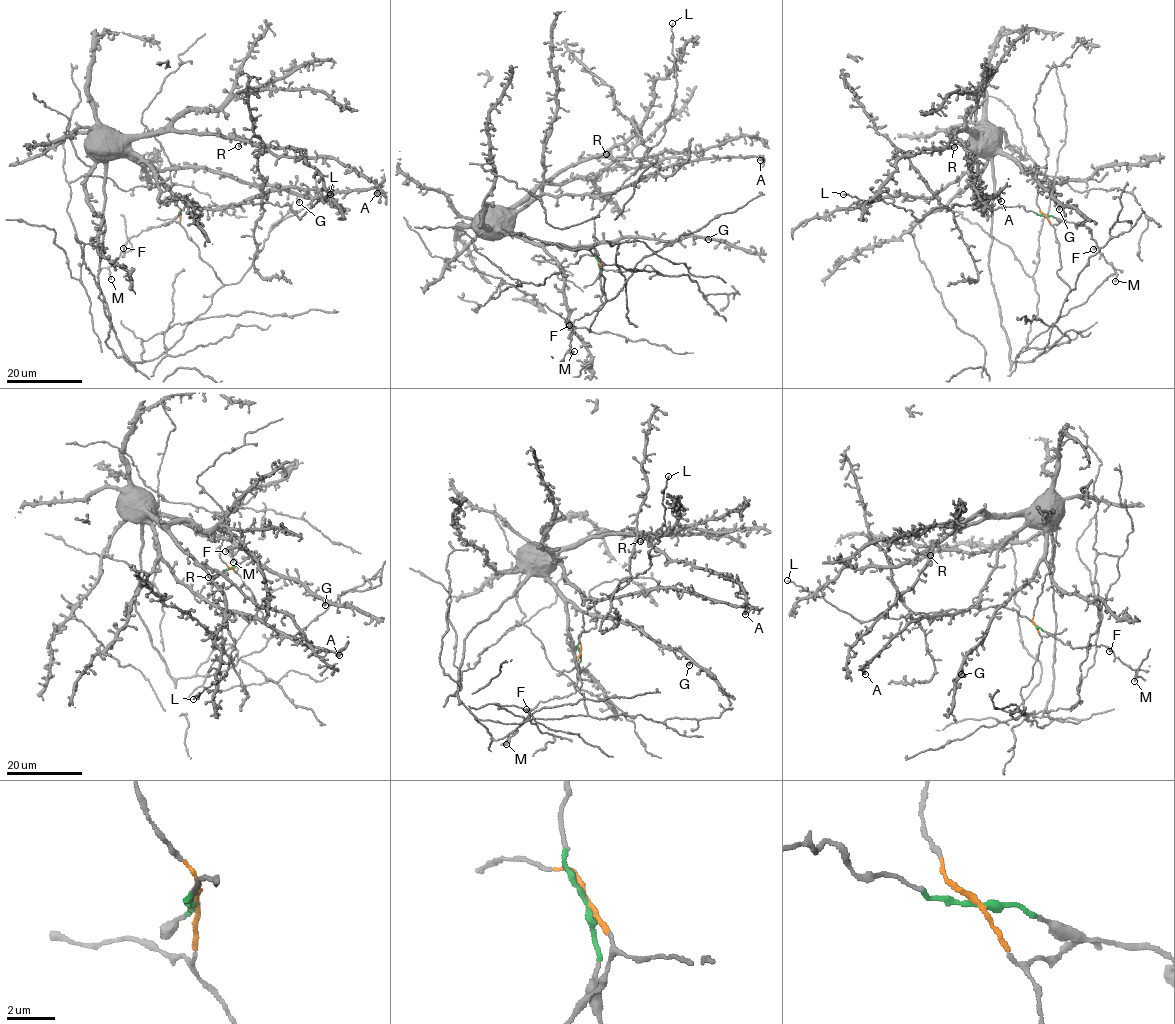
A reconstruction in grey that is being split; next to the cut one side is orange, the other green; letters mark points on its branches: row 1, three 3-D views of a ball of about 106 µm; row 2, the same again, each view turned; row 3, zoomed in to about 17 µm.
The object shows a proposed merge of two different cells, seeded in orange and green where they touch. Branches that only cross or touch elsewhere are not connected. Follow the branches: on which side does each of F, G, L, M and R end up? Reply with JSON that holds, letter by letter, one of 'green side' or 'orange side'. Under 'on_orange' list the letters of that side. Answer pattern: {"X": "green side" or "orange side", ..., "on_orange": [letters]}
{"F": "green side", "G": "orange side", "L": "green side", "M": "green side", "R": "orange side", "on_orange": ["G", "R"]}

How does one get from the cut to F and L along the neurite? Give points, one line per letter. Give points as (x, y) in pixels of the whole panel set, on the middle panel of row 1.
F: (598, 262), (602, 304), (590, 313), (576, 319), (572, 327), (569, 325)
L: (598, 262), (594, 219), (664, 133), (677, 86), (672, 53), (672, 23)

